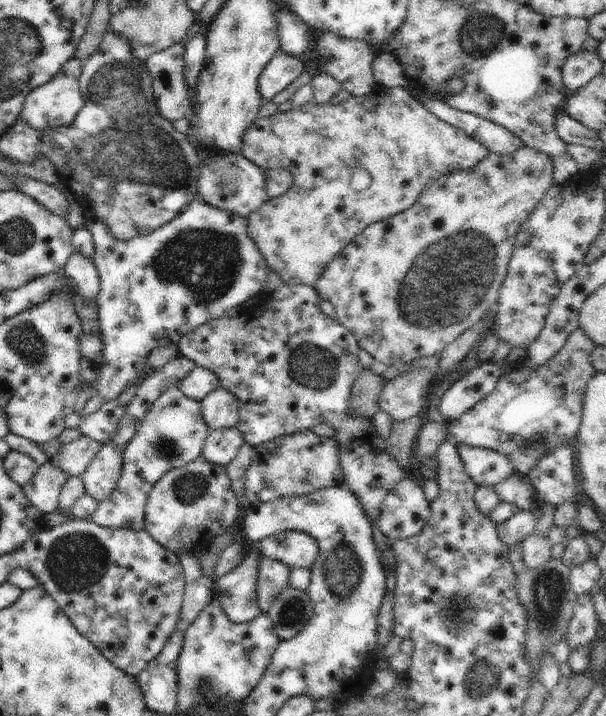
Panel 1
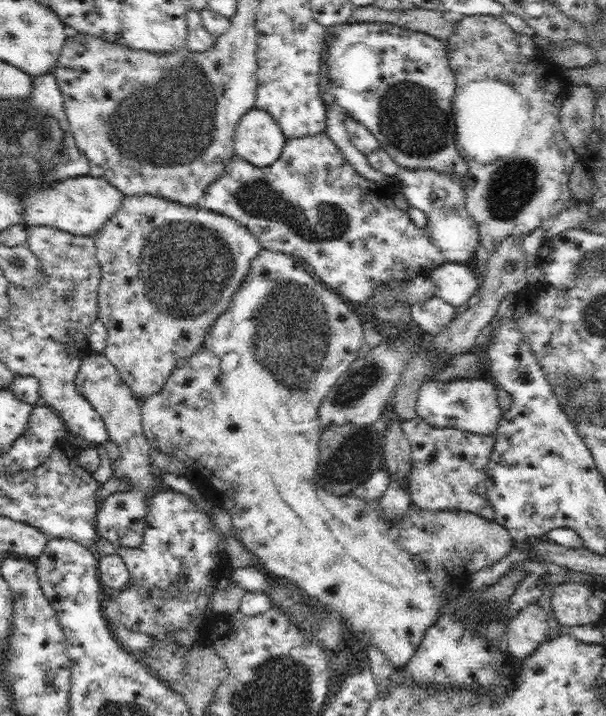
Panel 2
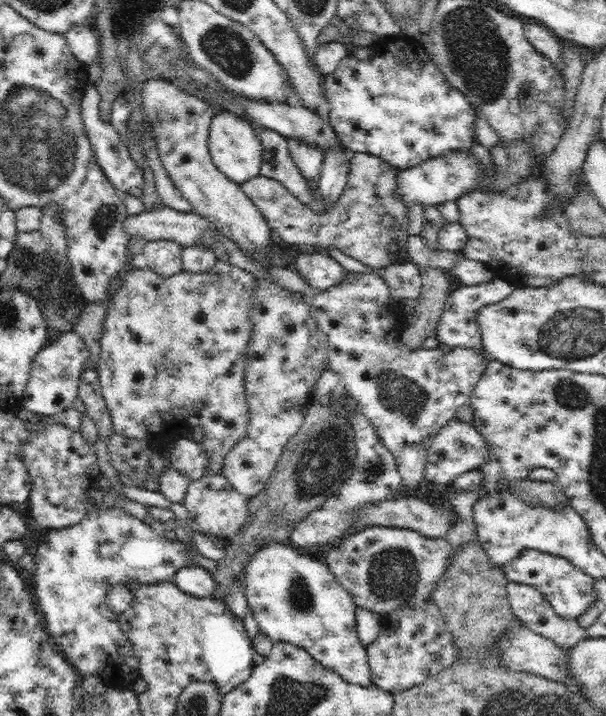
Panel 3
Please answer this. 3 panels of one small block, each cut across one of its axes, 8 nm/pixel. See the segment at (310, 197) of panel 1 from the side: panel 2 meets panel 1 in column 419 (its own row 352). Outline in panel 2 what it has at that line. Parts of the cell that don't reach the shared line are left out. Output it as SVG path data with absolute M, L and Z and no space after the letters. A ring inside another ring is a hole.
M124 196L122 206L116 210L116 214L100 228L100 232L94 236L94 242L97 246L97 259L101 268L101 281L97 290L98 299L98 320L107 328L107 341L103 350L103 355L108 359L116 371L120 373L120 378L130 386L132 395L140 403L158 398L163 386L170 379L170 376L183 366L190 356L194 356L202 344L208 330L212 324L218 320L218 317L230 306L234 293L240 288L246 274L248 274L251 260L260 252L260 243L256 237L248 232L245 226L232 220L228 216L218 214L206 209L204 206L186 206L179 202L172 202L165 198L157 196Z

